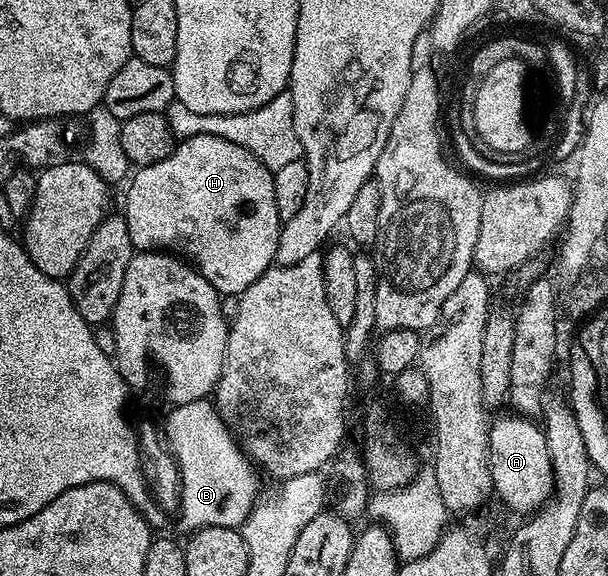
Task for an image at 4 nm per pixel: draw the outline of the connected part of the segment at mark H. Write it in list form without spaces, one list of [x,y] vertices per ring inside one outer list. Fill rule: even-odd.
[[[200,135],[199,137],[180,140],[174,146],[169,156],[157,164],[147,165],[146,167],[134,170],[131,178],[128,180],[127,186],[129,185],[129,188],[125,191],[125,211],[123,210],[123,218],[129,230],[129,236],[131,237],[134,248],[138,252],[164,252],[168,249],[170,252],[180,253],[186,260],[191,261],[192,266],[197,268],[197,272],[213,286],[218,295],[222,297],[228,297],[228,295],[233,295],[232,297],[241,296],[247,288],[255,285],[255,281],[259,281],[259,277],[263,277],[265,271],[268,271],[270,267],[274,266],[277,258],[277,246],[279,245],[283,222],[276,208],[273,176],[274,172],[270,171],[268,167],[265,167],[263,161],[259,161],[254,155],[247,153],[247,149],[243,149],[223,137]]]

